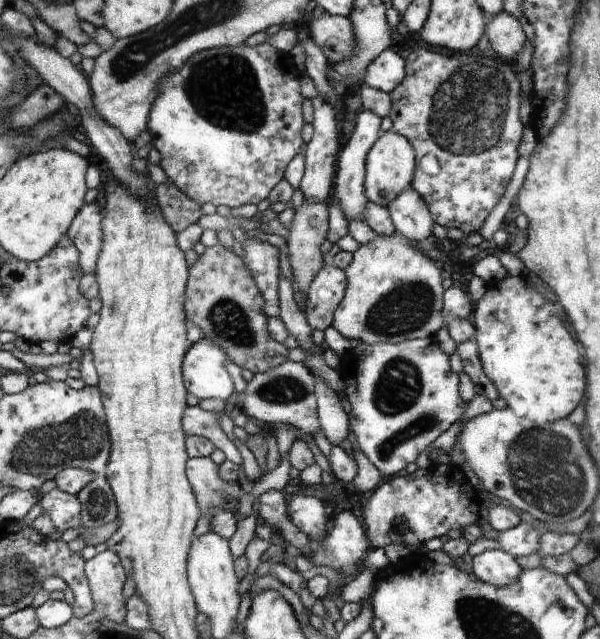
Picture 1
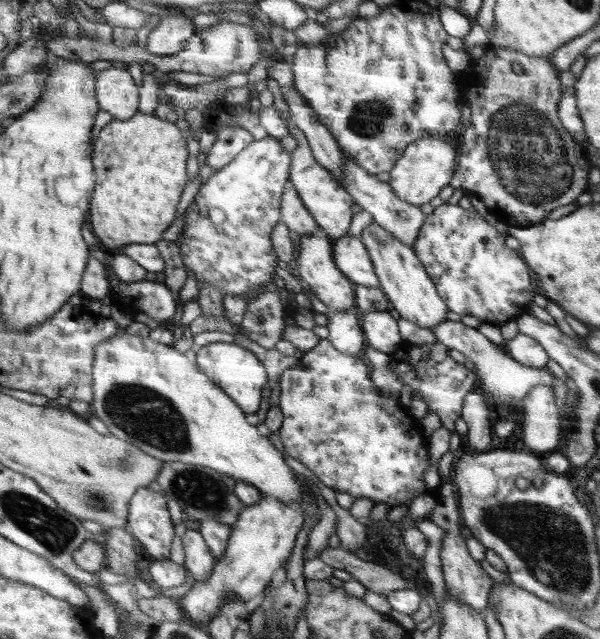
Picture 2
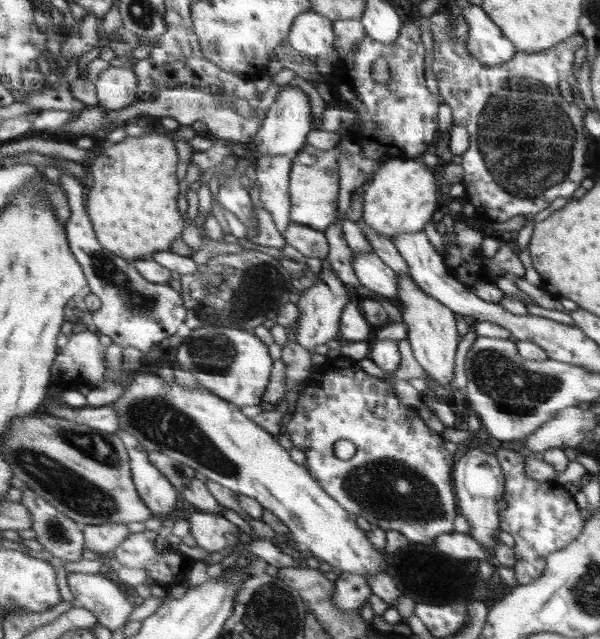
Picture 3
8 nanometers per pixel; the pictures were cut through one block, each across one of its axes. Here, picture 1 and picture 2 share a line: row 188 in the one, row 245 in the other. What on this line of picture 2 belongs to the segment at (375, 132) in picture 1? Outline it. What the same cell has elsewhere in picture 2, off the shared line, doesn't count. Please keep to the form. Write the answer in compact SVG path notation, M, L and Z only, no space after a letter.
M347 233L335 239L334 256L337 267L350 277L350 280L362 286L380 288L373 262L360 236L354 237Z

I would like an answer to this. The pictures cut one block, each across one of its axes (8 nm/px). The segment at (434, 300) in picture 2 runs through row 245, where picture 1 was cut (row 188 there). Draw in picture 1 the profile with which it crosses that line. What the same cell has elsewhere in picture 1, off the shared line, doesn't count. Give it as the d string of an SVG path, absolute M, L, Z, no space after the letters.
M394 130L382 132L366 157L364 190L368 200L378 206L388 206L390 202L394 202L394 198L400 197L412 186L417 171L416 151L409 139Z

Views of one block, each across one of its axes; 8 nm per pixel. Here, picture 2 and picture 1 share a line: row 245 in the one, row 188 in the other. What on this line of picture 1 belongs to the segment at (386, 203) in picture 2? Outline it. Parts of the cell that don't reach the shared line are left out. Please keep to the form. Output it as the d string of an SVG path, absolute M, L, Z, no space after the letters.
M411 186L400 197L385 206L398 234L410 242L420 243L432 230L431 211L425 199Z

